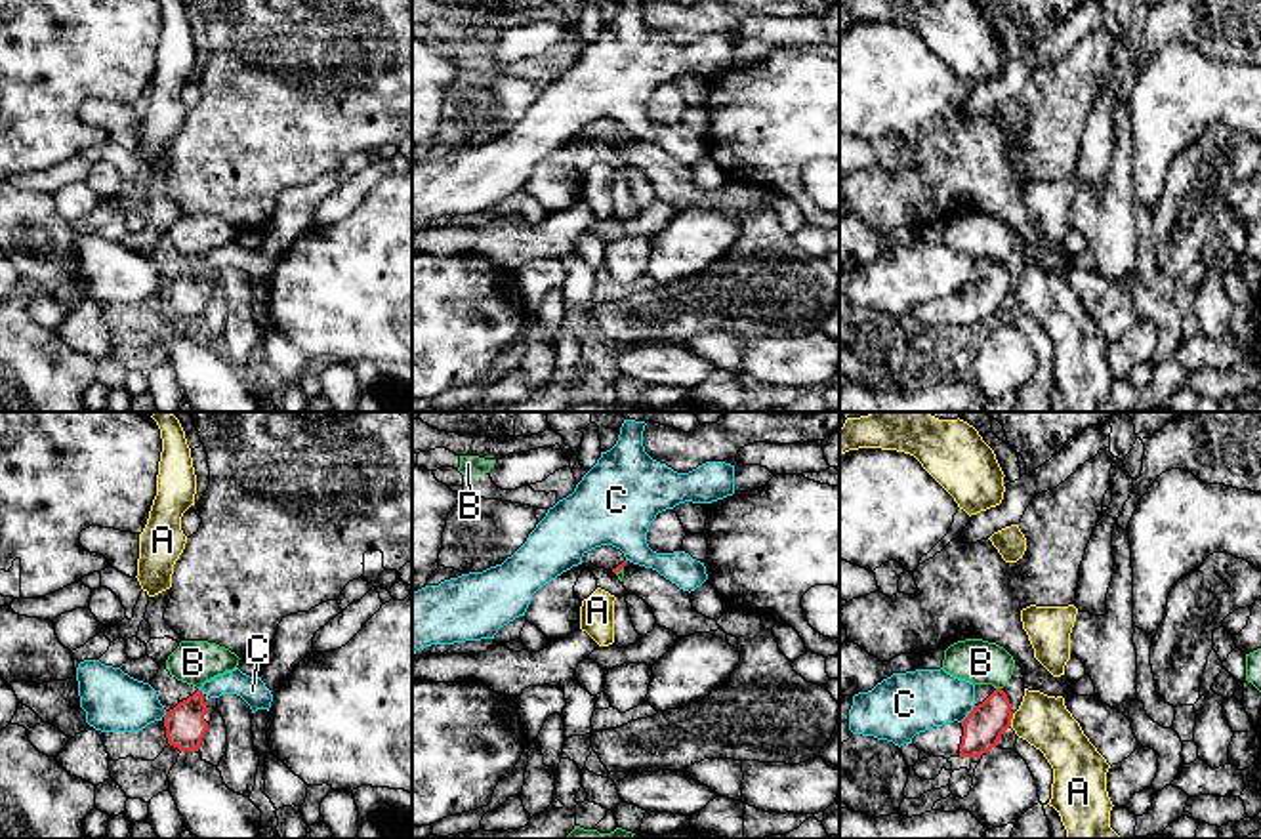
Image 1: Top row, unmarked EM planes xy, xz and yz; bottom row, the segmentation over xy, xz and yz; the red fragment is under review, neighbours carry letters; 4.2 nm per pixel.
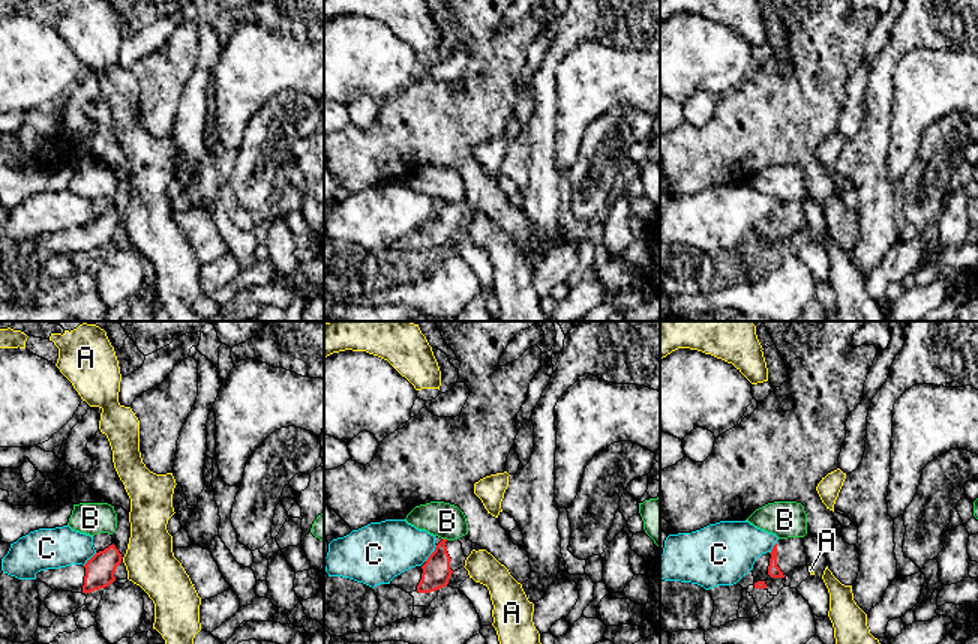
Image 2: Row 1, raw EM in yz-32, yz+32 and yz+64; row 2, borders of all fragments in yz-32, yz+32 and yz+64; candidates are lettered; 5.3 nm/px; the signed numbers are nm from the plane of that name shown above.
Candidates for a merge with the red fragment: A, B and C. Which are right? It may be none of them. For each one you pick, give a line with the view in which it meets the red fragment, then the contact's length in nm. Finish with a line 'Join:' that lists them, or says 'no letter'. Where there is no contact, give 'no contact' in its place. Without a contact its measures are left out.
Join: no letter

